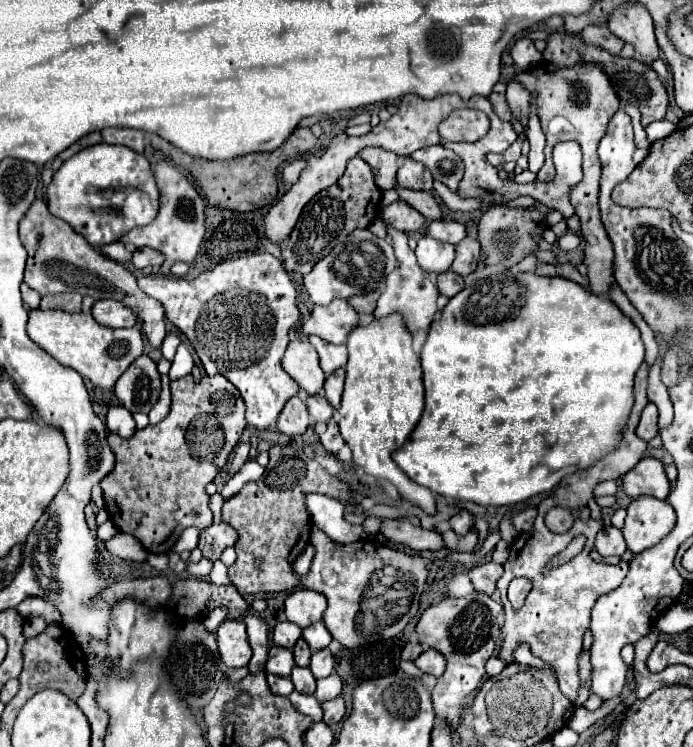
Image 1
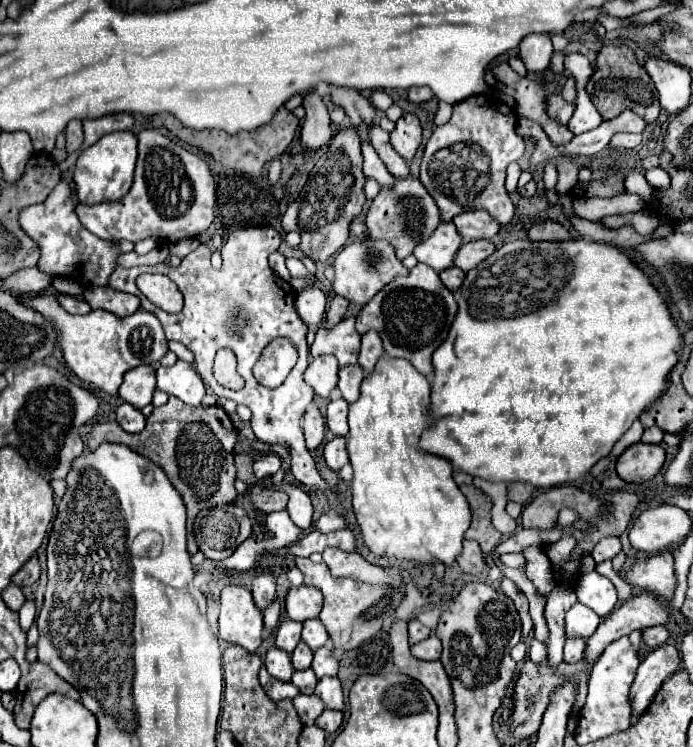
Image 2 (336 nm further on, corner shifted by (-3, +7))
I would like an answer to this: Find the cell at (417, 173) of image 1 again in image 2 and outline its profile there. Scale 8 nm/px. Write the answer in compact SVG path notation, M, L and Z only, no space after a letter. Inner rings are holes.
M405 113L397 121L397 127L391 131L391 145L405 161L411 161L419 151L421 141L423 141L423 129L417 115Z

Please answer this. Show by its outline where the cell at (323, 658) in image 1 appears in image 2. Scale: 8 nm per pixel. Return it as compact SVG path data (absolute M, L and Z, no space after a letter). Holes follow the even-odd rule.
M321 647L315 651L311 669L315 671L317 679L325 677L325 675L337 675L337 659L333 655L333 651L329 647Z

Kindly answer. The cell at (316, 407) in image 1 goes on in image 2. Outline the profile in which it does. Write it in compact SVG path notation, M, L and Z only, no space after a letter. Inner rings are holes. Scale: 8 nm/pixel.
M333 399L327 407L327 427L333 435L343 435L347 437L347 411L349 411L349 403L345 399Z

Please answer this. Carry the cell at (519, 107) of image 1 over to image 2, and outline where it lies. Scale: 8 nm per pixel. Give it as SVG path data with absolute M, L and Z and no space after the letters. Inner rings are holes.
M547 163L543 167L543 181L545 181L545 187L547 189L553 189L555 187L555 183L557 183L557 169L555 169L553 163Z

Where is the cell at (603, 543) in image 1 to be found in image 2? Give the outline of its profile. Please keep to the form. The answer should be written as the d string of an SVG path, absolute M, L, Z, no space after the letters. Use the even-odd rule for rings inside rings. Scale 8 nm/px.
M607 537L607 539L601 539L601 541L595 545L595 549L591 551L591 555L593 555L593 559L595 559L597 563L601 563L601 561L607 561L607 559L613 559L619 551L621 551L621 541L619 541L619 537Z

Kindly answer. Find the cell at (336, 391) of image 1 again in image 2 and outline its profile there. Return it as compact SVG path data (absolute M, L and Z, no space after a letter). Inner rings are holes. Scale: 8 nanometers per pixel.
M347 365L339 369L339 391L347 403L355 403L359 399L359 385L365 377L365 371L359 365Z

